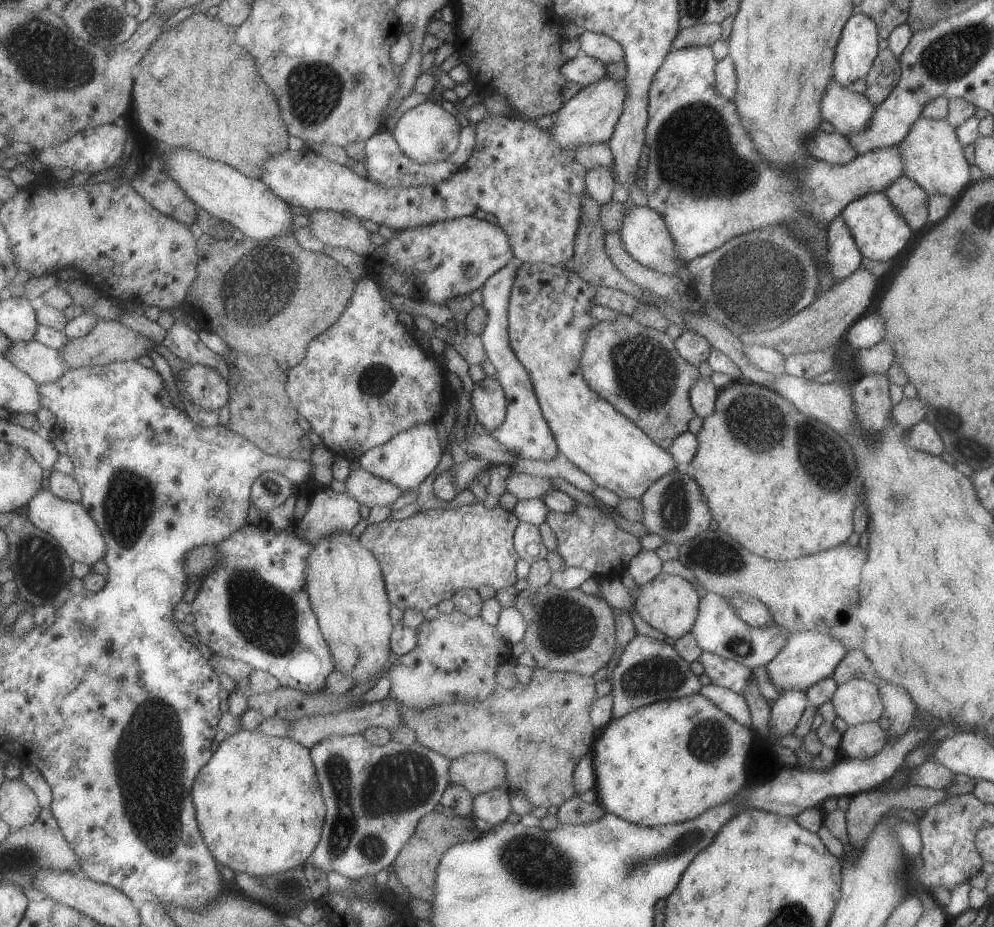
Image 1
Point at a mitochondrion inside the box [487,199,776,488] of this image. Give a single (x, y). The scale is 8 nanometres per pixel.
(640, 375)

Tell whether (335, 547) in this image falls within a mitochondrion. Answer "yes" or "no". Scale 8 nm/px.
no

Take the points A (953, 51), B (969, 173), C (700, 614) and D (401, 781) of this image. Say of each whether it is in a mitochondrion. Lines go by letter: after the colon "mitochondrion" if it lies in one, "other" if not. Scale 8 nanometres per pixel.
A: mitochondrion
B: other
C: other
D: mitochondrion

